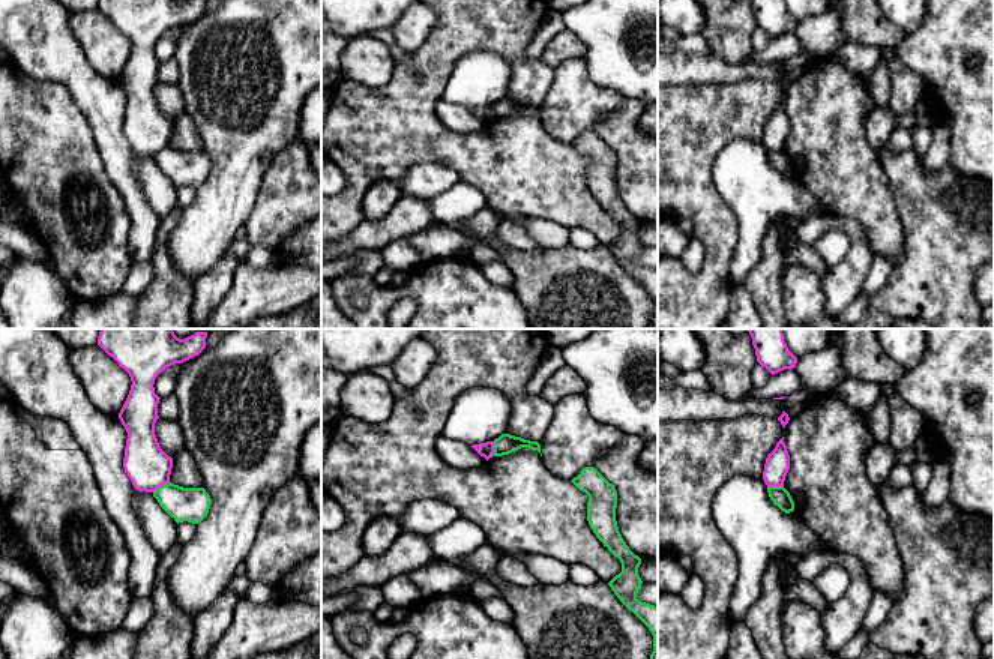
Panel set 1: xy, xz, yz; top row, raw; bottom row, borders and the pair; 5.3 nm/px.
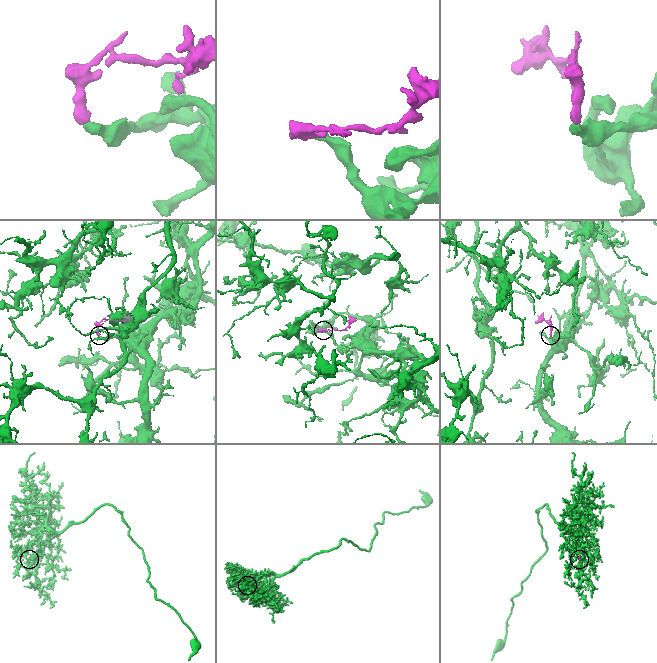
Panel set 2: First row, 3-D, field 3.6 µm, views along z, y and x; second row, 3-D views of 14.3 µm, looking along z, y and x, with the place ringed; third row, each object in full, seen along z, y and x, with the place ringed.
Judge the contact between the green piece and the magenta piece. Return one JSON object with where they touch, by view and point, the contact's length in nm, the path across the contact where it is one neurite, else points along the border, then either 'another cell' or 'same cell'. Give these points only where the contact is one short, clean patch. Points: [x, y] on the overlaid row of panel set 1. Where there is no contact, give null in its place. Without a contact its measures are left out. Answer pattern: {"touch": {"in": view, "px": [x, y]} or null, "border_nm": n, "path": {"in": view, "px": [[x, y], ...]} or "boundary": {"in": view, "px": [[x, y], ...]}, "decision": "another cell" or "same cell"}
{"touch": {"in": "xy", "px": [159, 487]}, "border_nm": 110, "boundary": {"in": "xy", "px": [[168, 481], [152, 491]]}, "decision": "another cell"}

